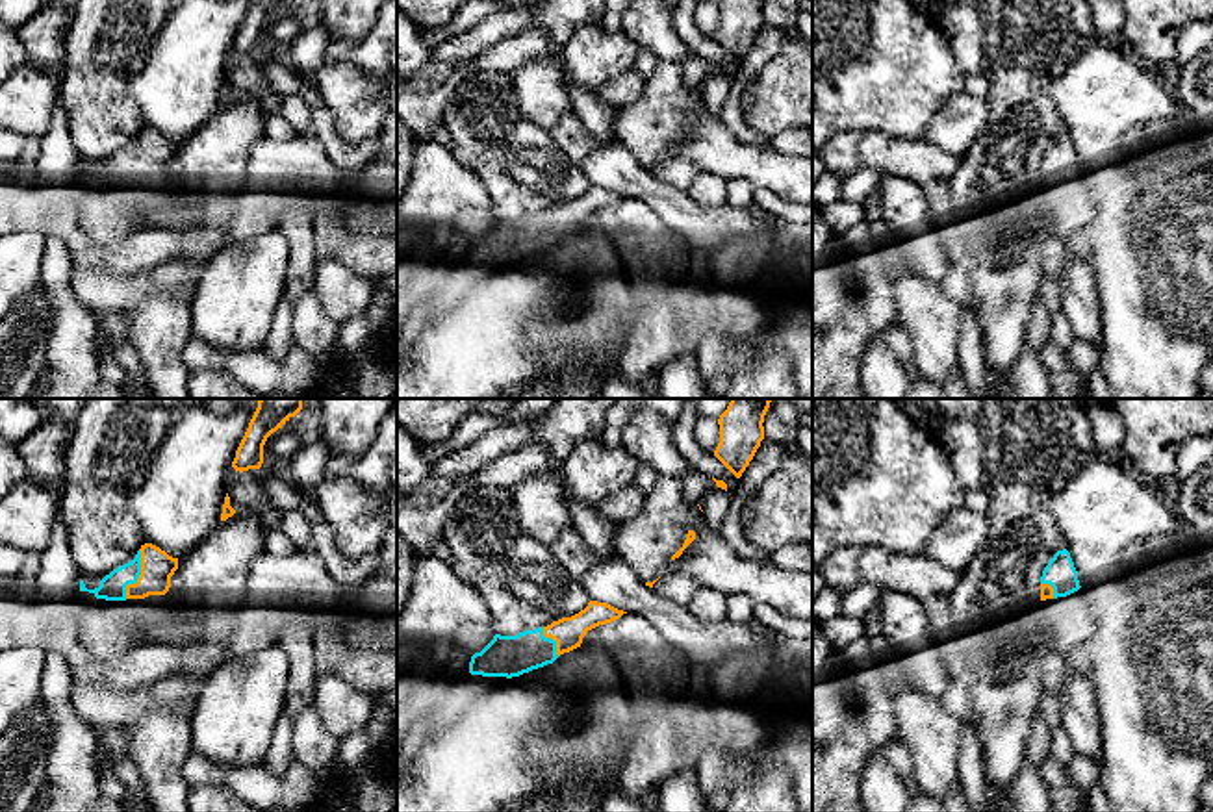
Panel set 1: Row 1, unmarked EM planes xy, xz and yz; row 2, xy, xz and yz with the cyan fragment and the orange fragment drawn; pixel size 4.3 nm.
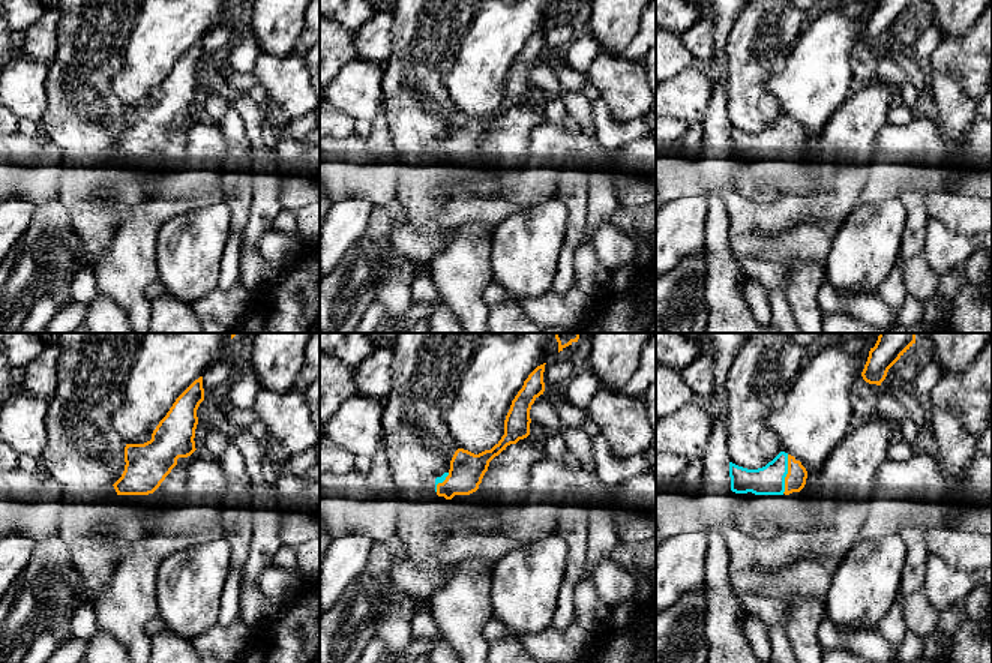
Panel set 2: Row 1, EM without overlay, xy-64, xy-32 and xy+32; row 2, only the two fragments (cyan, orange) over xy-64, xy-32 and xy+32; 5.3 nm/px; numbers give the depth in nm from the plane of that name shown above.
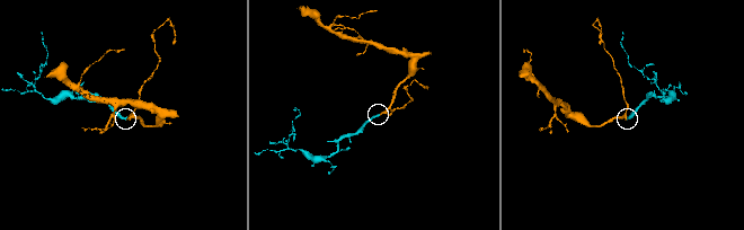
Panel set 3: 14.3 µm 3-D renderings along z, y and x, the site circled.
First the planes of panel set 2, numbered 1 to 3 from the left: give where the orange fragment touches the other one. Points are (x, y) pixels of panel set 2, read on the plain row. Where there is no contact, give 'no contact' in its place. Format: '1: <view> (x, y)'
1: no contact
2: xy-32 (440, 146)
3: xy+32 (787, 137)

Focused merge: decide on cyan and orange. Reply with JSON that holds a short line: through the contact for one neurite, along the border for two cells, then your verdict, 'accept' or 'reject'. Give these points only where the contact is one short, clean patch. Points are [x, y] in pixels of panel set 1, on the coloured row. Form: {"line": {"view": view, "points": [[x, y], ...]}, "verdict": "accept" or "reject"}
{"line": {"view": "xy", "points": [[112, 586], [132, 581], [140, 573], [156, 566]]}, "verdict": "accept"}

